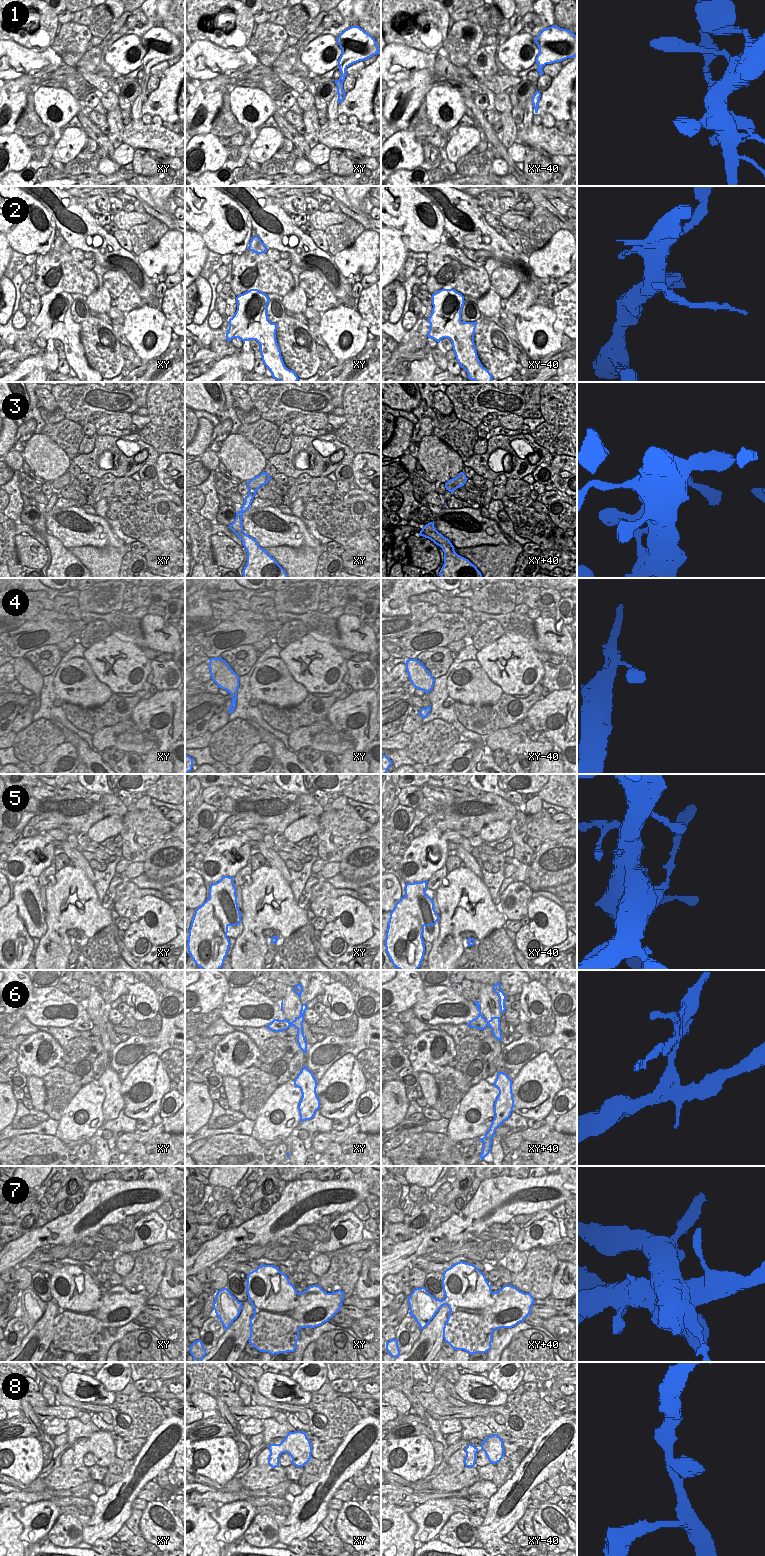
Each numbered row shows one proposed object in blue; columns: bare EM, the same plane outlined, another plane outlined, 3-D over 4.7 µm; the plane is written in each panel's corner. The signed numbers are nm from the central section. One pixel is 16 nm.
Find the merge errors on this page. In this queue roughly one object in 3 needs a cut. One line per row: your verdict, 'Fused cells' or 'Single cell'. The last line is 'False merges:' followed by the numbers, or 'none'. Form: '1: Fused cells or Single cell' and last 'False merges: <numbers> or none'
1: Fused cells
2: Single cell
3: Fused cells
4: Single cell
5: Fused cells
6: Fused cells
7: Fused cells
8: Single cell
False merges: 1, 3, 5, 6, 7

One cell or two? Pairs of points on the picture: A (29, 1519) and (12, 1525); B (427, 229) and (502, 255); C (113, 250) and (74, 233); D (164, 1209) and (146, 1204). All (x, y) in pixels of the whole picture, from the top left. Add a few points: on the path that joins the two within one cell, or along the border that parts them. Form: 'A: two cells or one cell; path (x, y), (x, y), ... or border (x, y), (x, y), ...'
A: two cells; border (13, 1514), (22, 1524), (20, 1541)
B: two cells; border (438, 207), (443, 217), (445, 230)
C: one cell; path (103, 245), (84, 234)
D: two cells; border (168, 1200), (164, 1201), (155, 1210)

